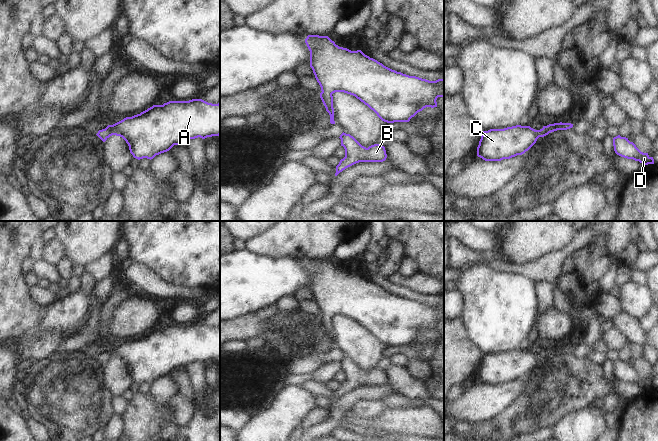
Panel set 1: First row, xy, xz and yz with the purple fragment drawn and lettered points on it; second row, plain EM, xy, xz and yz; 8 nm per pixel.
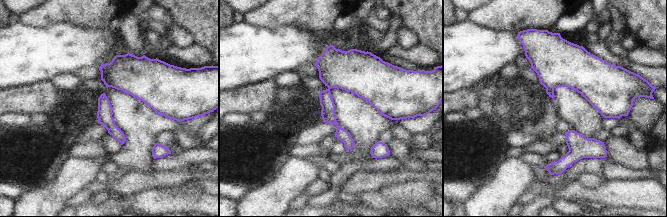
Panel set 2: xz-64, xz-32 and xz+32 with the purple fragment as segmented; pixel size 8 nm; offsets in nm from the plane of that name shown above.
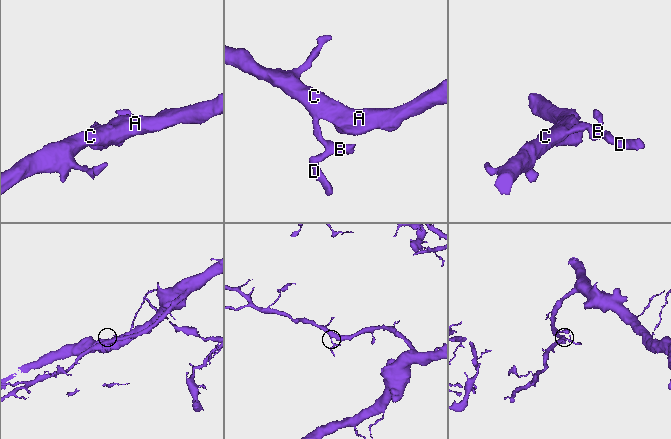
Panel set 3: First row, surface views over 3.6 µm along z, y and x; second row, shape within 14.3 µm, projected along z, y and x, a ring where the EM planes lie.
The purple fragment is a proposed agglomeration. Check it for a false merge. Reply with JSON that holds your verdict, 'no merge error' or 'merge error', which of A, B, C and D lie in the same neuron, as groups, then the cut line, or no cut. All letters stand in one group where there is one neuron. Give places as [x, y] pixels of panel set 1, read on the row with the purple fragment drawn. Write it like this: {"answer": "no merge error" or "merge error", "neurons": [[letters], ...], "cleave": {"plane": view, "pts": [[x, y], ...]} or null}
{"answer": "no merge error", "neurons": [["A", "B", "C", "D"]], "cleave": null}

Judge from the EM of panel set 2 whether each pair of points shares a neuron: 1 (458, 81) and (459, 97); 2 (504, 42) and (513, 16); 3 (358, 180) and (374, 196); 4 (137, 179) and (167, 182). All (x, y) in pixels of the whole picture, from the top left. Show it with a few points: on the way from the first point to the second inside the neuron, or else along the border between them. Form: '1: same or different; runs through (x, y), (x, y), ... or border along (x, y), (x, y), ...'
1: different; border along (481, 83), (457, 89), (453, 92)
2: different; border along (485, 26), (517, 32)
3: different; border along (378, 189), (365, 191), (358, 195)
4: same; runs through (144, 181), (160, 181)

